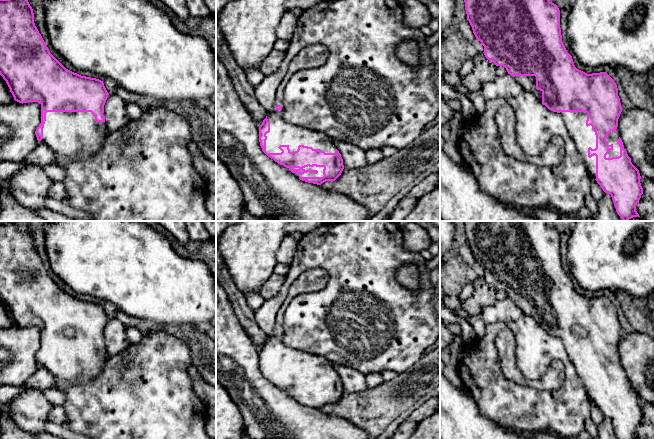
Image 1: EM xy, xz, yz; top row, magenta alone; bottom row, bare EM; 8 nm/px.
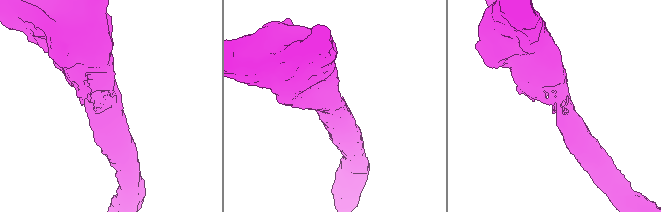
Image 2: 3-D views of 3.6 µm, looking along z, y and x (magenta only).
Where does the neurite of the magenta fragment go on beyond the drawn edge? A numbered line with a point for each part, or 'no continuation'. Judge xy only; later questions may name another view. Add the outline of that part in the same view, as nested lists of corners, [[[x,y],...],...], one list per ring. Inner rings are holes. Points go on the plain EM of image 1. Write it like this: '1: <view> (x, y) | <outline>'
1: xy (68, 358) | [[[47,336],[41,366],[45,367],[55,380],[91,382],[98,376],[109,354],[106,346],[96,346],[91,336]]]

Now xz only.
1: xz (281, 356) | [[[321,268],[309,269],[299,275],[291,284],[287,297],[281,305],[276,318],[275,331],[280,329],[281,334],[276,332],[267,336],[267,343],[270,346],[270,356],[266,358],[266,376],[281,377],[278,372],[280,369],[288,369],[290,376],[295,376],[299,369],[320,373],[325,377],[335,377],[336,371],[334,365],[323,356],[306,353],[288,347],[283,344],[284,335],[283,318],[284,313],[291,300],[302,293],[313,293],[324,289],[329,281],[328,273]]]

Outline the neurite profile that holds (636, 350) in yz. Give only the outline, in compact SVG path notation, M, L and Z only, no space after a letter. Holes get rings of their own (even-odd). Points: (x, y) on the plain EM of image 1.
M643 333L622 335L618 343L624 373L640 400L654 403L654 341Z

